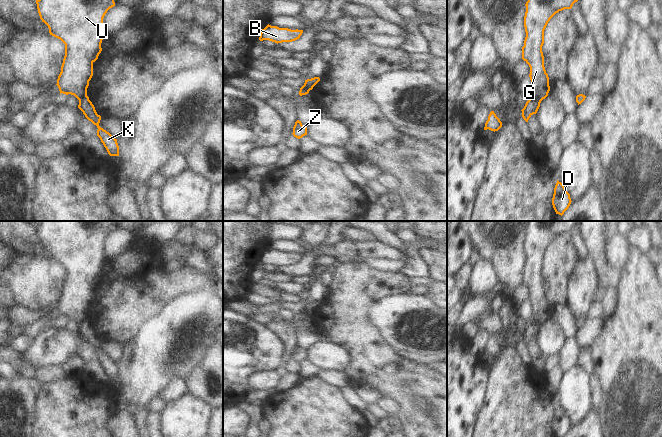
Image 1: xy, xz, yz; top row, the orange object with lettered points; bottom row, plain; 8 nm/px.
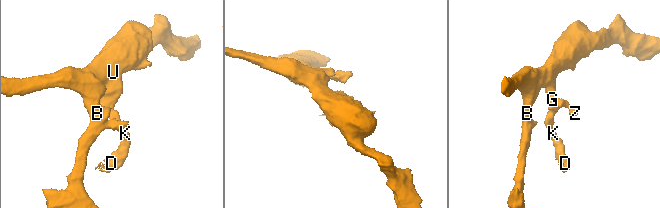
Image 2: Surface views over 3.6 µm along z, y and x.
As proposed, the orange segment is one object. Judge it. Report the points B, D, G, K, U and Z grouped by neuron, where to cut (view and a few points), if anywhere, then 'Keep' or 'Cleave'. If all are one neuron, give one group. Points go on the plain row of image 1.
Groups: B G U Z / D K. Split along yz (532, 319), (540, 325). Cleave.

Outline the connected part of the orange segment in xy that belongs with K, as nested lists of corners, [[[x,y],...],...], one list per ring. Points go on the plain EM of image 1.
[[[87,319],[79,324],[78,332],[83,336],[85,341],[97,350],[97,360],[100,362],[104,371],[110,380],[119,380],[119,370],[117,363],[115,363],[109,356],[99,350],[101,340],[97,338],[94,329],[89,324]]]

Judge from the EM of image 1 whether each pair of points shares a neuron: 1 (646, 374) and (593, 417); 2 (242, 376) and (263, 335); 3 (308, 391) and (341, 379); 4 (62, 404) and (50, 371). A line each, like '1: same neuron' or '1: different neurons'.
1: different neurons
2: same neuron
3: different neurons
4: different neurons

